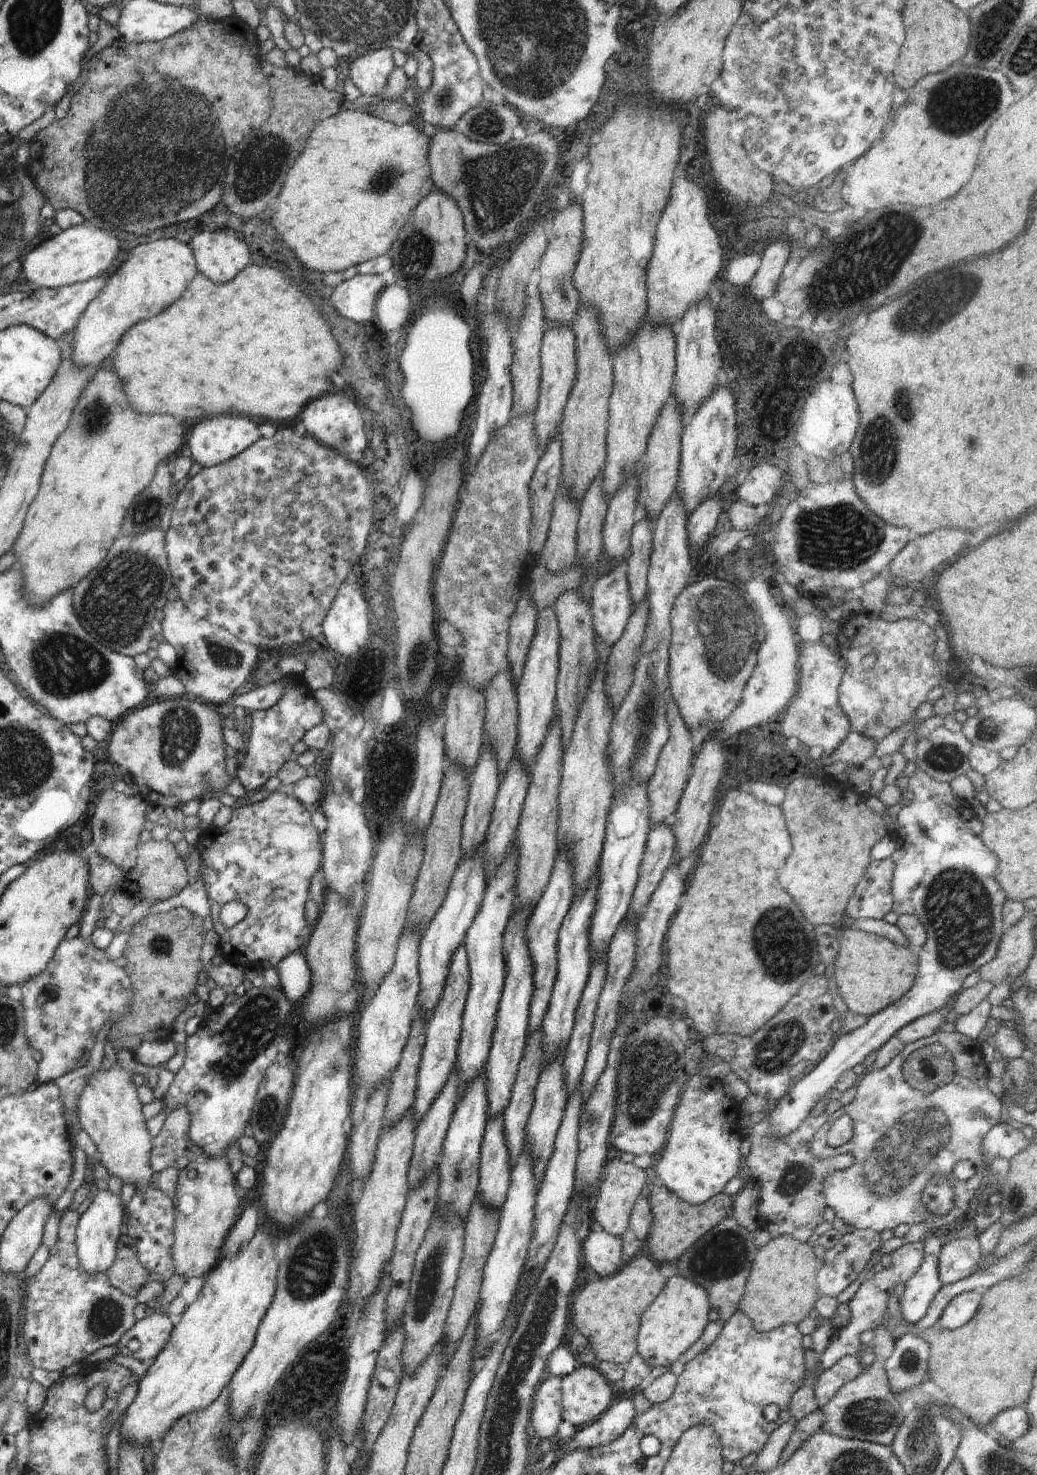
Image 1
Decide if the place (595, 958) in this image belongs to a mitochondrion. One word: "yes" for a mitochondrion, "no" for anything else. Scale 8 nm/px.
no

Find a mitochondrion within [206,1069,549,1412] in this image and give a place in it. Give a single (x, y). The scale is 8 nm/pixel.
(313, 1264)

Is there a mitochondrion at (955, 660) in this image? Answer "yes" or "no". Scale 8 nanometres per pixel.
no

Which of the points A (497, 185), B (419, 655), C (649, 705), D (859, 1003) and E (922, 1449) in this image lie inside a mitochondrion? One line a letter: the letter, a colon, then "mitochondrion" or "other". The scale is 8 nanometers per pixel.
A: mitochondrion
B: other
C: mitochondrion
D: other
E: mitochondrion

